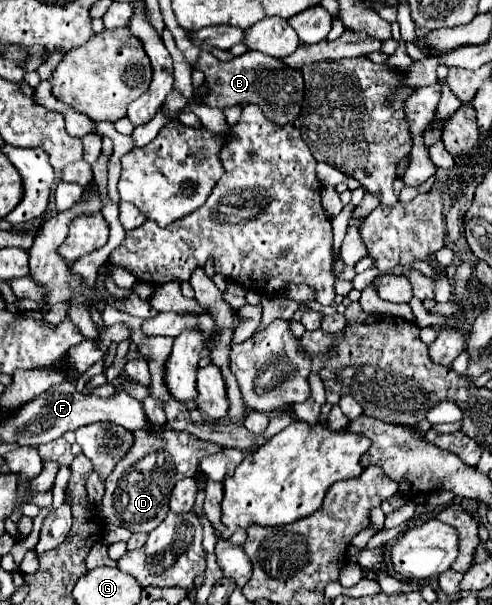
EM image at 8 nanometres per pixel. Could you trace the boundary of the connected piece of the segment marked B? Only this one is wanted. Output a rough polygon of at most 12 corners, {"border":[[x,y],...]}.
{"border":[[248,50],[228,62],[200,52],[202,104],[258,104],[266,120],[296,122],[302,74]]}

